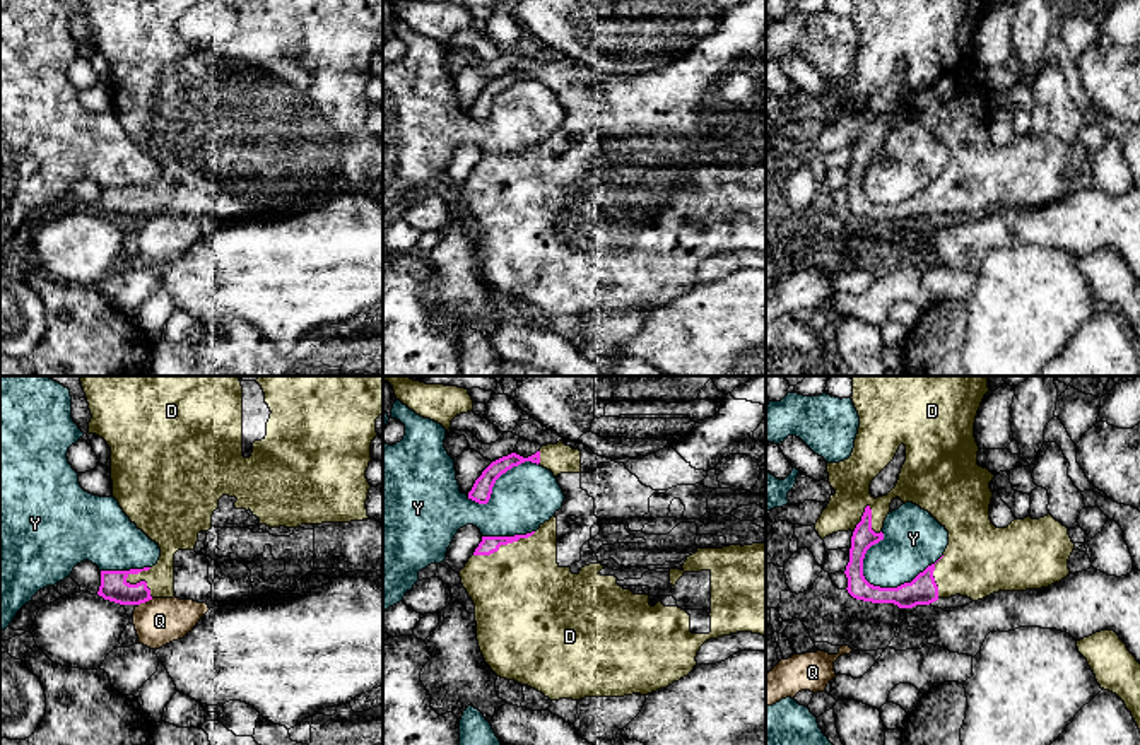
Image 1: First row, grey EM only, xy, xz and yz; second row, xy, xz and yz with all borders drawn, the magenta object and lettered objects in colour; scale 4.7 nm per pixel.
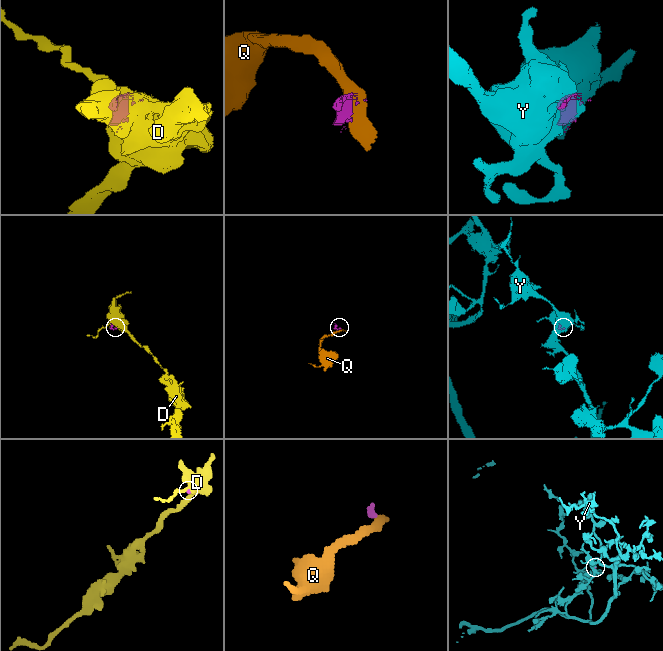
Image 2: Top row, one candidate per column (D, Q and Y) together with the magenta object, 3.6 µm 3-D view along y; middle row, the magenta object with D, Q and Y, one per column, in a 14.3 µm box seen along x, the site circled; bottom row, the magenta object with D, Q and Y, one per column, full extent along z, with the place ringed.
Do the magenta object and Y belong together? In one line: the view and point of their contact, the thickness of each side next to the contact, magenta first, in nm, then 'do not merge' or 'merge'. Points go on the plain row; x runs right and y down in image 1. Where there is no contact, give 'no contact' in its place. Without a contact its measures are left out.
contact yz (901, 202); calibres 140 and 280 nm; do not merge

